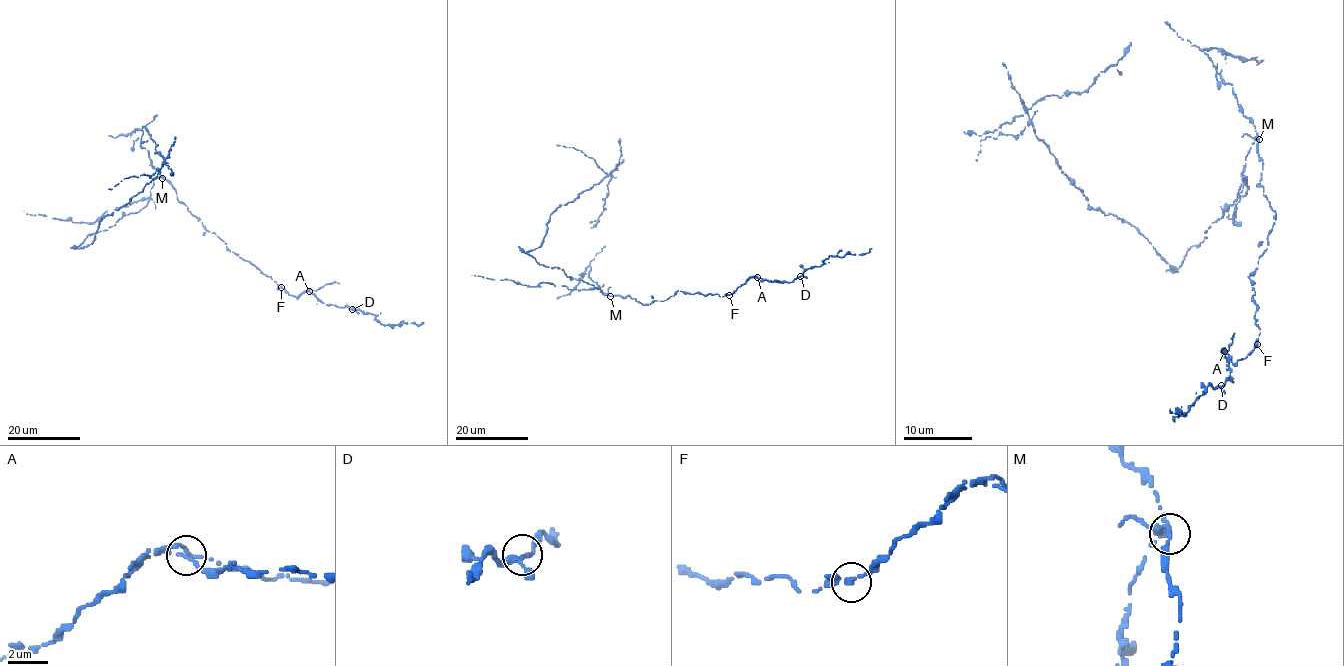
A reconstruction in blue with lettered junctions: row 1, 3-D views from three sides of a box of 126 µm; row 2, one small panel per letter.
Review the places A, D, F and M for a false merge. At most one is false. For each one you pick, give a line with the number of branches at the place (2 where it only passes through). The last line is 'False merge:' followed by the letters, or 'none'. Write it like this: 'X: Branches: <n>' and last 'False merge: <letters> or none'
M: Branches: 3
False merge: M

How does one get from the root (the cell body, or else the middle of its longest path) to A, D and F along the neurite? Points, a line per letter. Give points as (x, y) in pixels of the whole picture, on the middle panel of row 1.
A: (604, 295), (629, 296), (643, 305), (665, 300), (677, 291), (723, 297), (733, 293), (750, 277), (757, 277)
D: (604, 295), (629, 296), (647, 305), (665, 300), (677, 291), (723, 297), (753, 277), (791, 282), (800, 276)
F: (604, 295), (629, 296), (643, 305), (665, 300), (677, 291), (729, 295)

